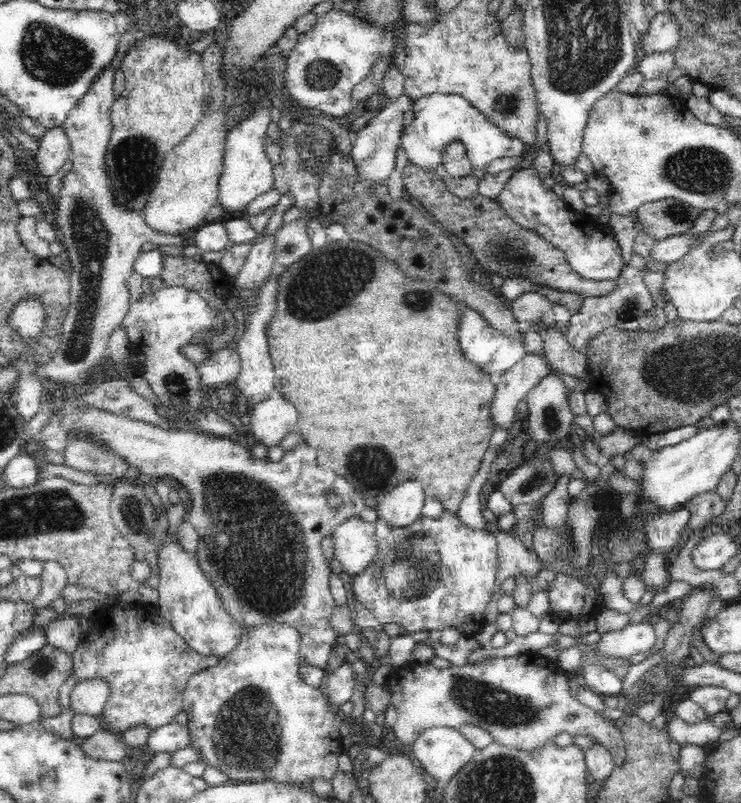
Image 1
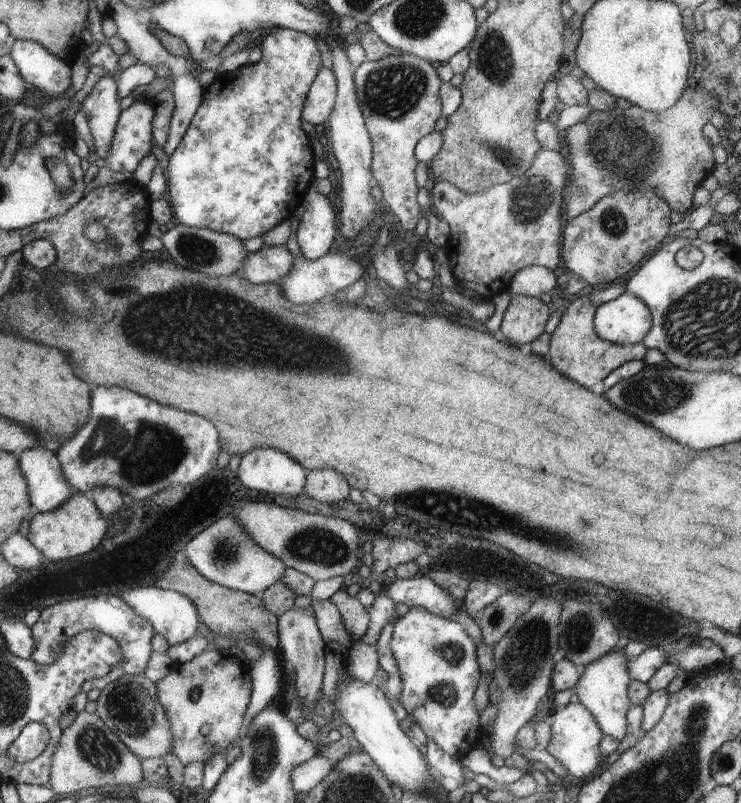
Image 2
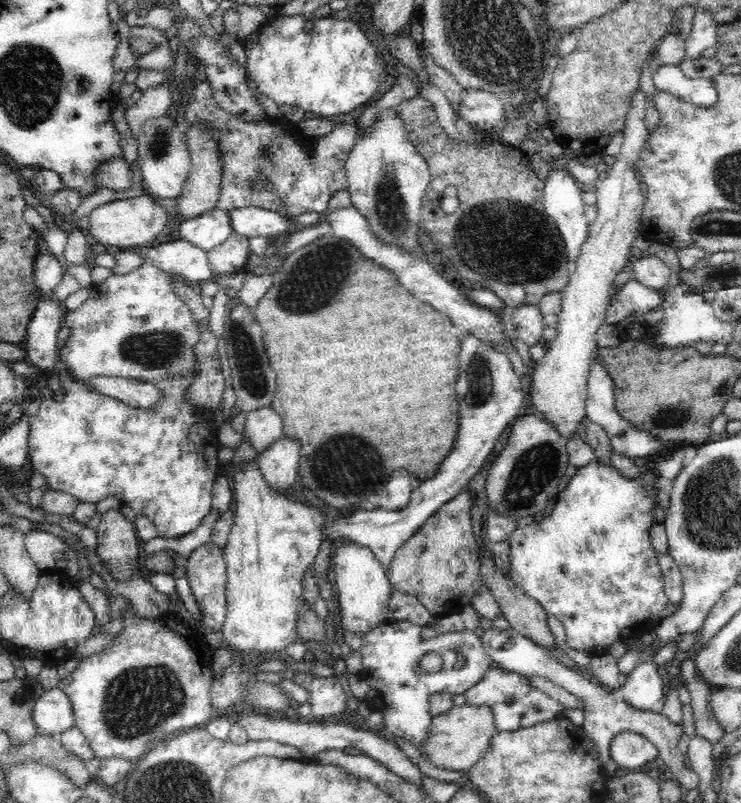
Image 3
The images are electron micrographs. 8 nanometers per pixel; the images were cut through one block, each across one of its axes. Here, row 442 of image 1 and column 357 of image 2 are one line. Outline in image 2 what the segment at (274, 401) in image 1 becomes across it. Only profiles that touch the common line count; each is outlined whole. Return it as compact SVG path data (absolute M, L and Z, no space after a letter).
M330 253L314 260L306 257L293 258L291 271L280 280L281 289L286 292L288 300L294 300L294 304L306 304L306 302L318 302L324 296L332 296L338 290L342 290L354 284L364 274L364 268L355 258L342 258L342 253Z

